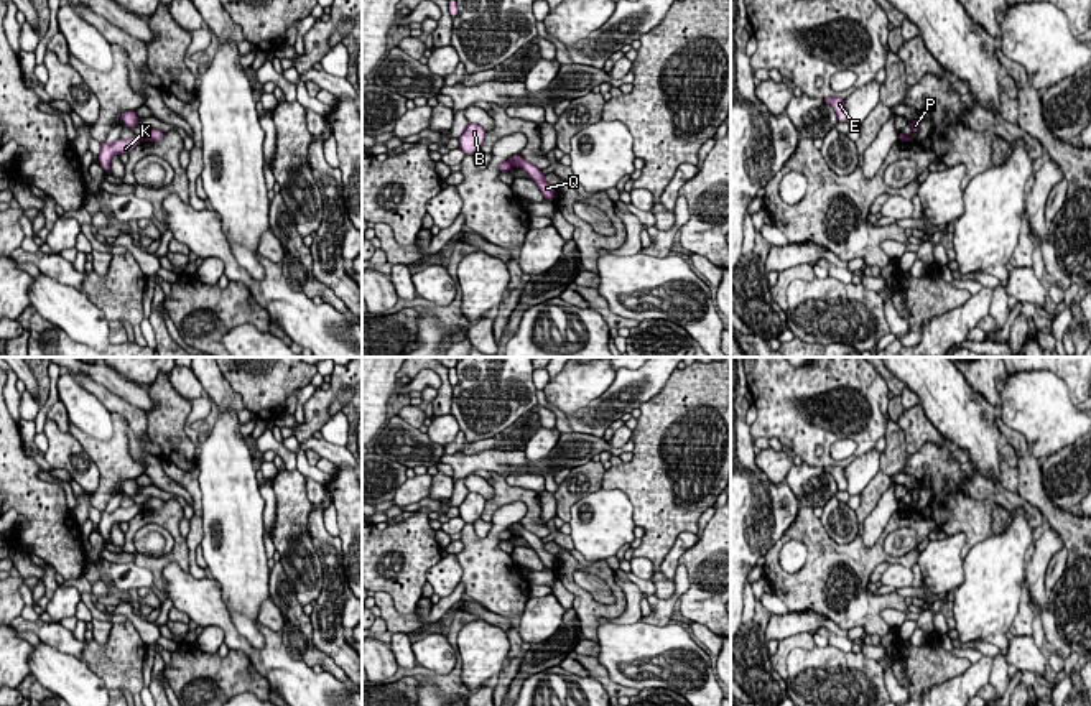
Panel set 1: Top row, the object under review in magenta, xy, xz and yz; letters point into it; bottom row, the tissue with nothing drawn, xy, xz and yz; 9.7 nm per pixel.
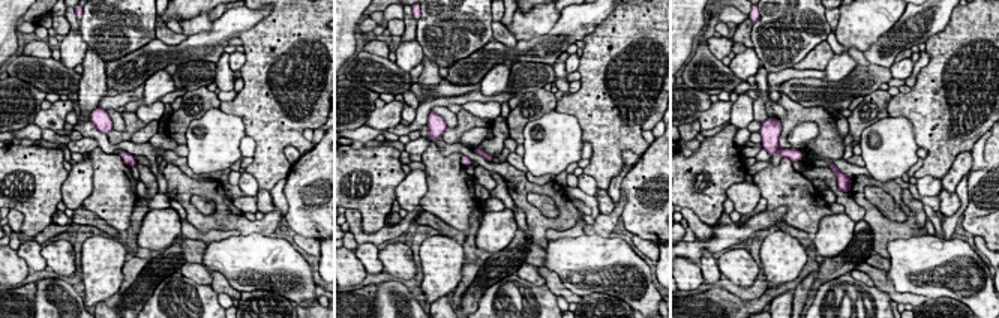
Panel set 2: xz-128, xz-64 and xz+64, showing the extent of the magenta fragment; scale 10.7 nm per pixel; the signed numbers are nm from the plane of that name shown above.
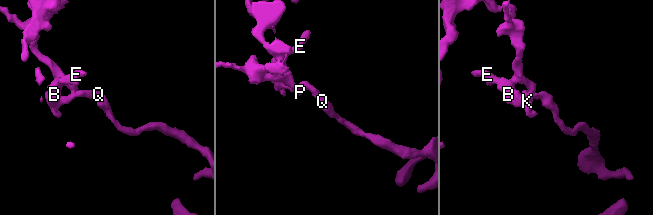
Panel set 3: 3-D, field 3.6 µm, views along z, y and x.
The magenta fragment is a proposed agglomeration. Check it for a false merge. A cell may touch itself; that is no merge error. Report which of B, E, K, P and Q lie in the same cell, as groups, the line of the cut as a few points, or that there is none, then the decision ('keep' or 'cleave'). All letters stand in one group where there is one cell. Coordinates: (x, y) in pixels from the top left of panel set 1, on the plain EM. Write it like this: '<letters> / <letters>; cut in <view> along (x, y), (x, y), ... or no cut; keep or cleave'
B E K P / Q; cut in xz along (507, 530), (512, 535); cleave

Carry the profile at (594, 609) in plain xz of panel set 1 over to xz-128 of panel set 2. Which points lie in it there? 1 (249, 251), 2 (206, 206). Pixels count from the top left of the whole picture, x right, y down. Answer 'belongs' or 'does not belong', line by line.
1: does not belong
2: does not belong

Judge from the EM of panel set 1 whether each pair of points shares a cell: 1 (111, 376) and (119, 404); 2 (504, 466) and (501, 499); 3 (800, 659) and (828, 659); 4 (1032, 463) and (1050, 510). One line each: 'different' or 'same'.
1: different
2: different
3: same
4: same

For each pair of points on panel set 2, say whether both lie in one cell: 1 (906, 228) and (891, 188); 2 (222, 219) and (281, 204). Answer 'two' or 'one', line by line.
1: one
2: two

